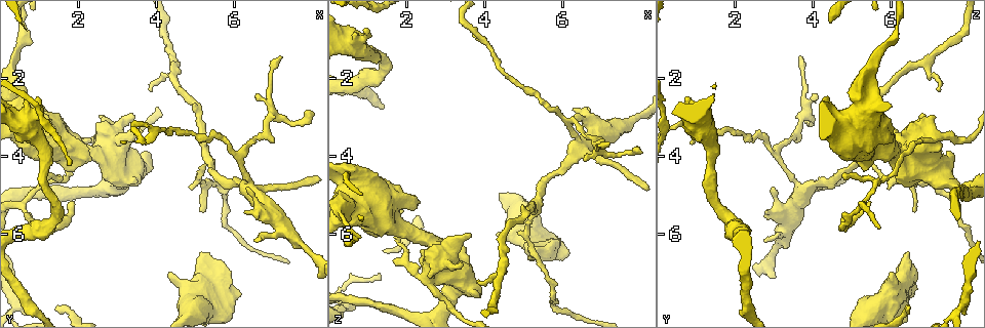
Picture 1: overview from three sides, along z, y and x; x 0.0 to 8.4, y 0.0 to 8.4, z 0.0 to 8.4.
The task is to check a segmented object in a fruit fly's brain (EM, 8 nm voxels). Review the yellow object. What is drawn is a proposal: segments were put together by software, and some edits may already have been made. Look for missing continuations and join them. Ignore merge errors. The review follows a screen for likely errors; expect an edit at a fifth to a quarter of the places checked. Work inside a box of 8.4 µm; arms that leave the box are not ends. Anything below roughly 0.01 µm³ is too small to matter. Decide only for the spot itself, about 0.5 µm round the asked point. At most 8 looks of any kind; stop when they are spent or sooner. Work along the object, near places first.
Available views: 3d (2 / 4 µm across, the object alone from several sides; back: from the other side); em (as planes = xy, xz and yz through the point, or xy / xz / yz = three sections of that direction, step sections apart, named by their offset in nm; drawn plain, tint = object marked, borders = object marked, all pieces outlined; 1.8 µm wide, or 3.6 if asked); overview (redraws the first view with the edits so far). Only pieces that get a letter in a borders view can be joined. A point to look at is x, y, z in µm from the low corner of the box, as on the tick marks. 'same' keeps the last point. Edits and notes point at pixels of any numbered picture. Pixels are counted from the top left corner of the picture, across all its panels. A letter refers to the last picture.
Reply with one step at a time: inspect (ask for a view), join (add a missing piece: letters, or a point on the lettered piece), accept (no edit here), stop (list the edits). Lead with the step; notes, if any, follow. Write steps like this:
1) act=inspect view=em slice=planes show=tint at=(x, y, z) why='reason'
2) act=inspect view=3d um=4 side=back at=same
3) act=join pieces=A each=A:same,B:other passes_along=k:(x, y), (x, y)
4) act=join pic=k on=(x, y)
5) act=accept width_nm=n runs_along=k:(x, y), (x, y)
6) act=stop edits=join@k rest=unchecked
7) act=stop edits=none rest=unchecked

act=inspect view=3d um=2 at=(7.85, 2.90, 3.80) why='tapers out'

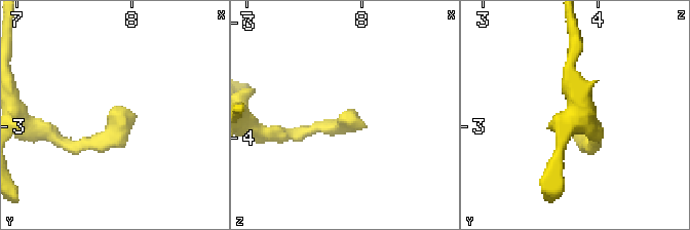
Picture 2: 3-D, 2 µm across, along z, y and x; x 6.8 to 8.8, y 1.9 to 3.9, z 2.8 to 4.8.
act=inspect view=em slice=planes show=tint at=(7.78, 2.86, 3.80)

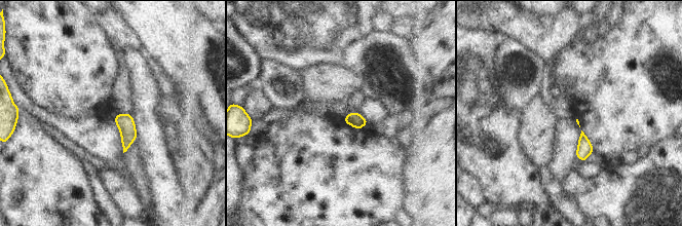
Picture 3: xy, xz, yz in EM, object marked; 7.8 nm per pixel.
act=inspect view=em slice=planes show=borders at=same

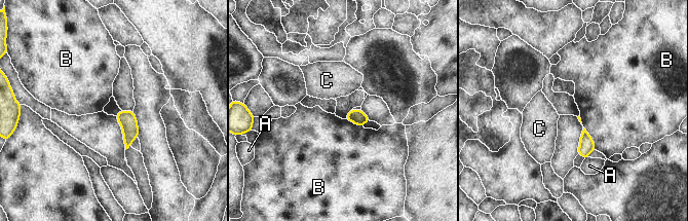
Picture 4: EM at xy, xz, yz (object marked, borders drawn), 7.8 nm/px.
act=accept each=A:other,B:other,C:other found='none of them fits'

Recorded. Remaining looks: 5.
act=inspect view=3d um=4 at=(5.30, 4.15, 5.15) why='sharp bend'

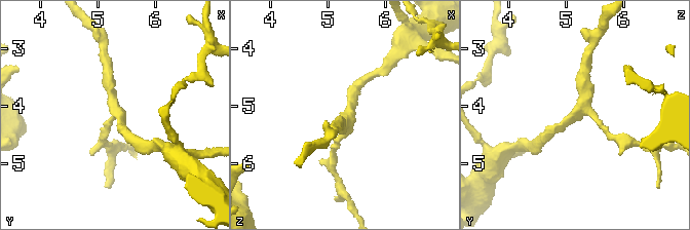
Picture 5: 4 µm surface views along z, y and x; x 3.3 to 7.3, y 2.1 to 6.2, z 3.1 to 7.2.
act=inspect view=em slice=xy step=16 show=plain at=(5.40, 4.05, 5.20) arms=3

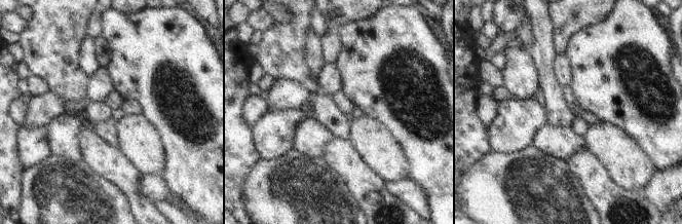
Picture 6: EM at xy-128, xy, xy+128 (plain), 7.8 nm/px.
act=inspect view=em slice=xy step=16 show=borders at=same

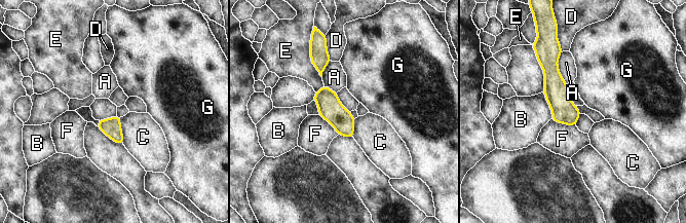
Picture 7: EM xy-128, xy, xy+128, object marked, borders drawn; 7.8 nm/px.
act=accept width_nm=110 each=A:other,B:other,C:other,D:other,E:other,F:other,G:other runs_along=7:(554, 56), (556, 95), (573, 122) found='no lettered piece goes on from it'

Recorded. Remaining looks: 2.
act=inspect view=3d um=2 at=(1.45, 7.85, 6.45) why='long arm stops here'

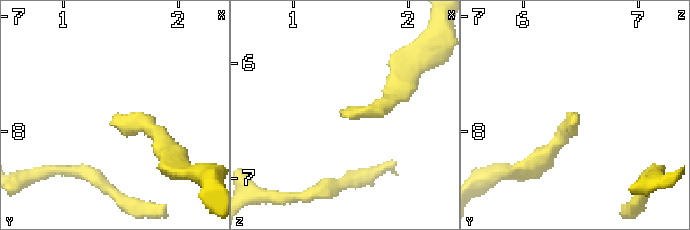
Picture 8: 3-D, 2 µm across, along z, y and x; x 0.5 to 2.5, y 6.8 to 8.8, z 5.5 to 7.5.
act=inspect view=em slice=planes show=borders at=(1.40, 7.90, 6.46) why='need the tissue'

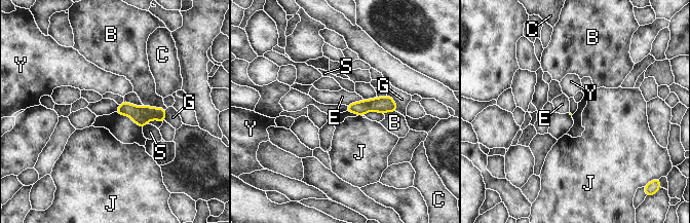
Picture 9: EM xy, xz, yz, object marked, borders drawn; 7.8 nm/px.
act=accept longest_contact=B:190nm each=B:other,C:other,E:other,G:other,J:other,S:other,Y:other runs_along=9:(393, 106), (367, 105), (350, 109) found='none of them fits'

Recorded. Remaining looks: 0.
act=stop edits=none rest=unchecked

